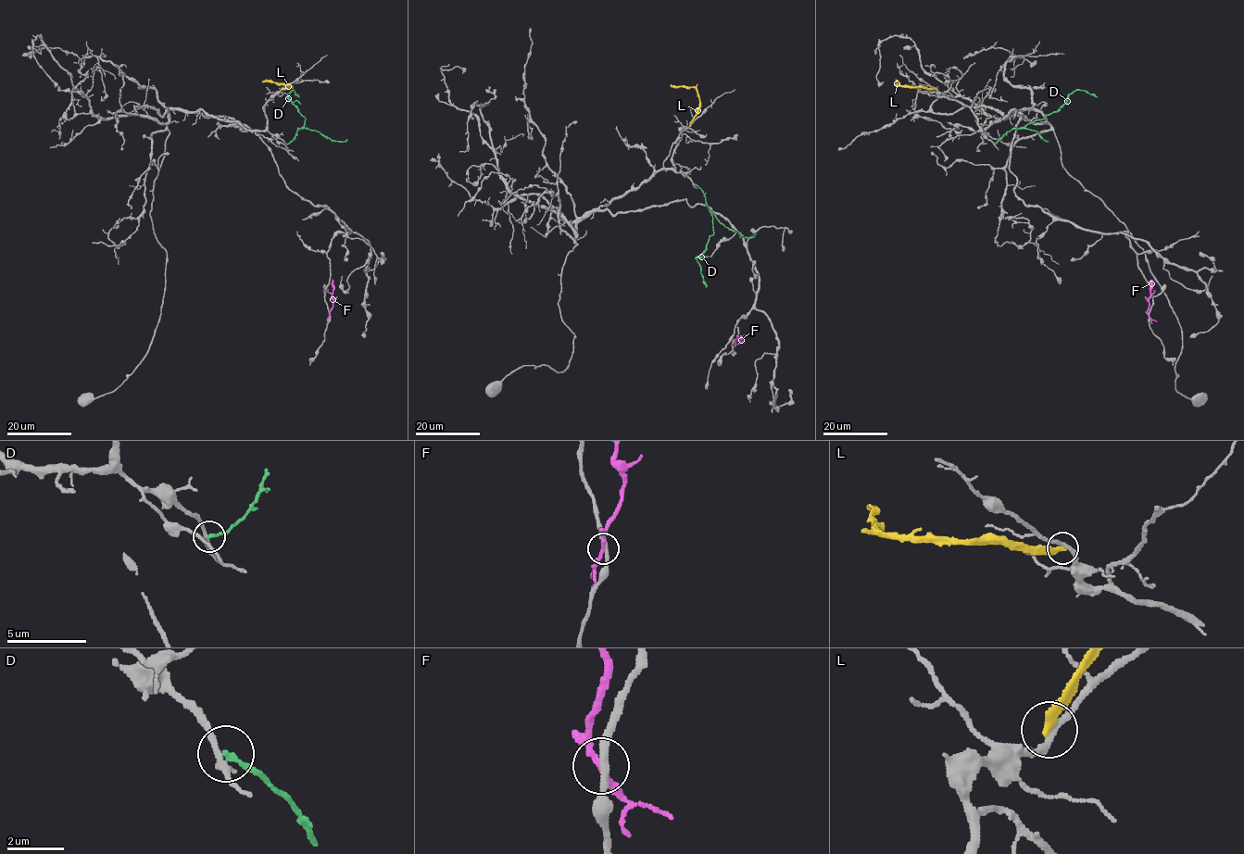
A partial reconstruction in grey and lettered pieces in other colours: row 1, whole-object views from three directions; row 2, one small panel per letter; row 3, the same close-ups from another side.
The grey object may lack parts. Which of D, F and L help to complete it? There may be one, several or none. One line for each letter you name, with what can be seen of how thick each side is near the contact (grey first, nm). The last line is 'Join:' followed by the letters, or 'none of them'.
Join: none of them

